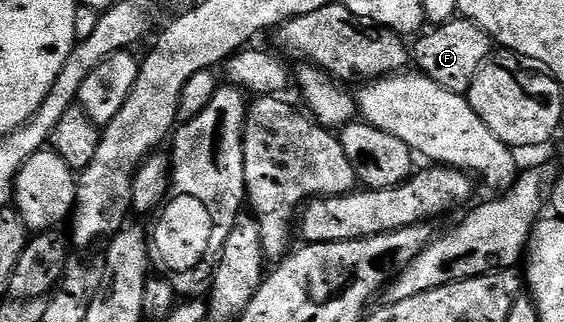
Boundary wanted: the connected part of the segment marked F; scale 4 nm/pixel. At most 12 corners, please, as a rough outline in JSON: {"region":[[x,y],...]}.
{"region":[[463,17],[415,40],[419,74],[467,96],[492,38]]}

